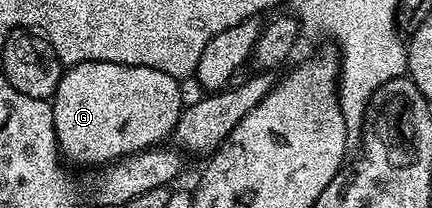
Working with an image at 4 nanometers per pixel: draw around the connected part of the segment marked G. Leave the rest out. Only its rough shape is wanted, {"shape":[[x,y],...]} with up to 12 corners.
{"shape":[[70,66],[60,154],[94,167],[166,142],[185,108],[153,67]]}

